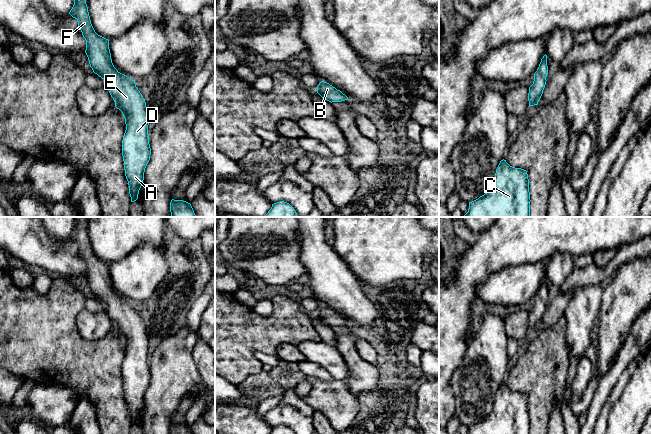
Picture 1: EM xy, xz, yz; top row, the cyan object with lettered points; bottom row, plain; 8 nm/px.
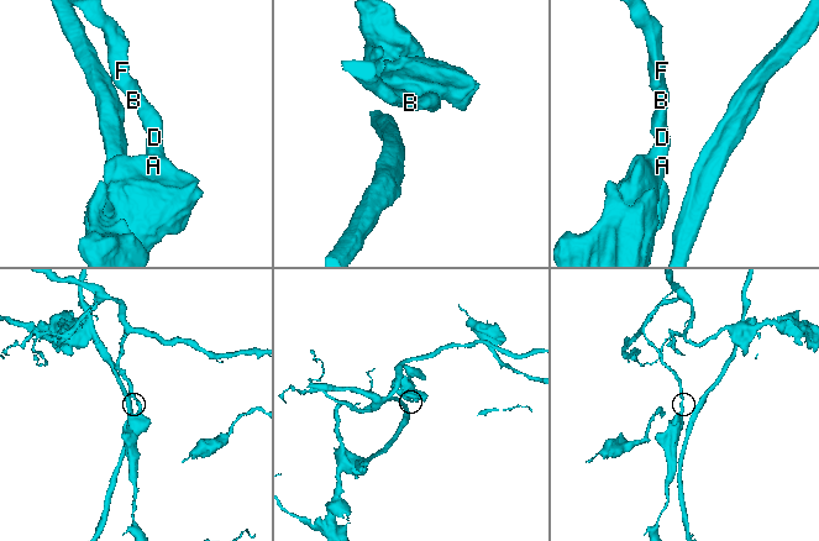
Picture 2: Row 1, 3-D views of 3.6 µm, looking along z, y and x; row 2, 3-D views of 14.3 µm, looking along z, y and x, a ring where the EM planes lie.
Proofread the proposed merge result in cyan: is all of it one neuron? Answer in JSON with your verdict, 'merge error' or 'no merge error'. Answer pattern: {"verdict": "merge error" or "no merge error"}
{"verdict": "no merge error"}

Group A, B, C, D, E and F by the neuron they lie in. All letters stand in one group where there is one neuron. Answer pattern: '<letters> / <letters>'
A B C D E F

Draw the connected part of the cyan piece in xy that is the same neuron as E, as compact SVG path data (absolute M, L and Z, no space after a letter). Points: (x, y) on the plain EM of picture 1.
M75 223L69 238L78 245L78 251L86 264L85 277L90 291L95 298L105 304L115 331L125 342L126 354L122 364L122 380L131 426L134 426L138 423L145 392L151 379L148 359L149 342L145 323L136 311L135 305L114 291L109 264L95 256L86 224Z

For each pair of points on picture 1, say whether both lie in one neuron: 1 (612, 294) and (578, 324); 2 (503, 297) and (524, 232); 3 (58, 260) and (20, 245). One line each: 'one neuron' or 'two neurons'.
1: one neuron
2: two neurons
3: one neuron

